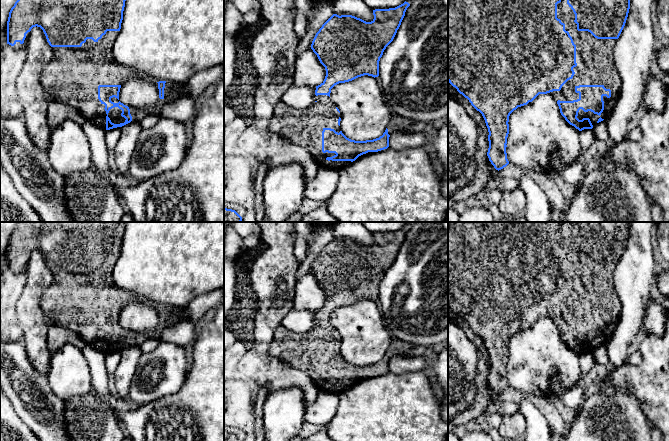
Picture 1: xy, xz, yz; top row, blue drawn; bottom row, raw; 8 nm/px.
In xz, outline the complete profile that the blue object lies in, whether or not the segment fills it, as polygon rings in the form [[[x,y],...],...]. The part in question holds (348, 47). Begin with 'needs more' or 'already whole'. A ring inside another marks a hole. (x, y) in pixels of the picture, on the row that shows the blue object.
needs more; [[[408,2],[389,9],[373,10],[374,19],[366,22],[352,15],[333,14],[316,33],[311,49],[325,67],[324,81],[316,86],[315,103],[305,109],[295,109],[280,101],[276,104],[269,131],[287,142],[304,148],[314,158],[319,167],[340,170],[368,152],[378,152],[389,147],[389,137],[394,132],[407,133],[414,123],[405,117],[391,119],[385,132],[379,138],[355,141],[347,138],[340,129],[340,111],[330,99],[331,89],[339,84],[368,75],[379,76],[379,61],[386,47],[393,41],[405,16]]]

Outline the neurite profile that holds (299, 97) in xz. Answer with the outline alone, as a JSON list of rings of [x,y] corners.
[[[292,85],[282,96],[282,102],[295,109],[313,106],[316,101],[316,87]]]

